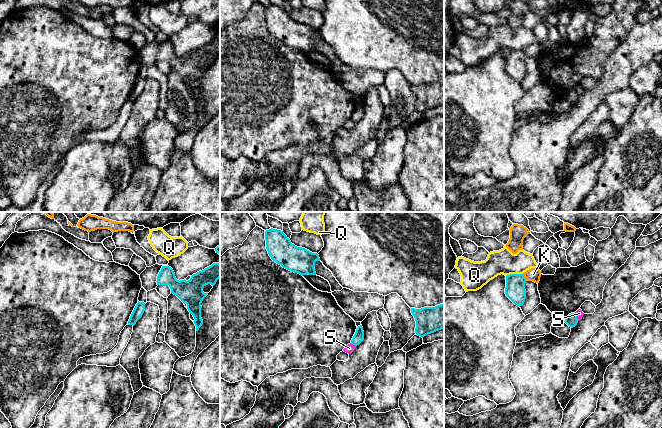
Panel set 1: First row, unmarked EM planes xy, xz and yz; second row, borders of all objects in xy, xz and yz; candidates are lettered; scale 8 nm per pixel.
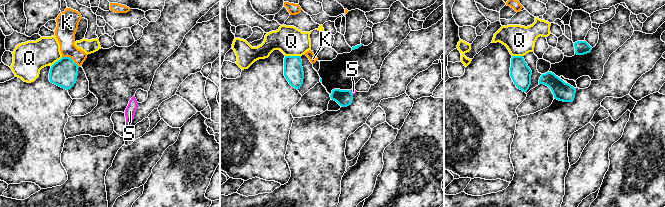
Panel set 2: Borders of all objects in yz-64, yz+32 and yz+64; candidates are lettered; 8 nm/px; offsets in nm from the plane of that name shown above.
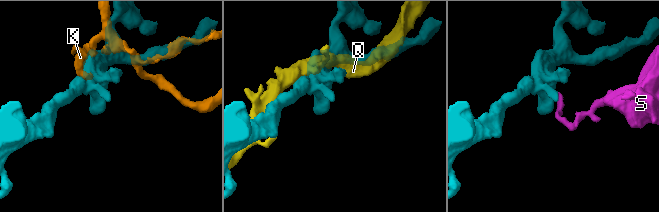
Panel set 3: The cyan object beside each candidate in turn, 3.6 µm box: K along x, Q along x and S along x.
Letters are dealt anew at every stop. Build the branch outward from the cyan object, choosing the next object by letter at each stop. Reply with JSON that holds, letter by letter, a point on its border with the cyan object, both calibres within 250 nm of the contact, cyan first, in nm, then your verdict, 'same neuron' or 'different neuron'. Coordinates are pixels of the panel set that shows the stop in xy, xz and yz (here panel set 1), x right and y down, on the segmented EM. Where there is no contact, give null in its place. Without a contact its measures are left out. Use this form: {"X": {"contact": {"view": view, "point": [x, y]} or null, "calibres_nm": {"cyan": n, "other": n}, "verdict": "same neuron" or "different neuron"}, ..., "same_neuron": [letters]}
{"K": {"contact": {"view": "yz", "point": [524, 277]}, "calibres_nm": {"cyan": 160, "other": 110}, "verdict": "different neuron"}, "Q": {"contact": {"view": "yz", "point": [514, 274]}, "calibres_nm": {"cyan": 160, "other": 190}, "verdict": "different neuron"}, "S": {"contact": {"view": "yz", "point": [576, 316]}, "calibres_nm": {"cyan": 100, "other": 60}, "verdict": "different neuron"}, "same_neuron": []}

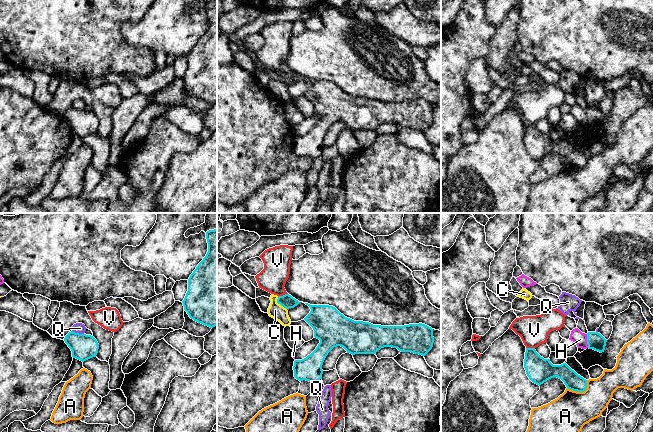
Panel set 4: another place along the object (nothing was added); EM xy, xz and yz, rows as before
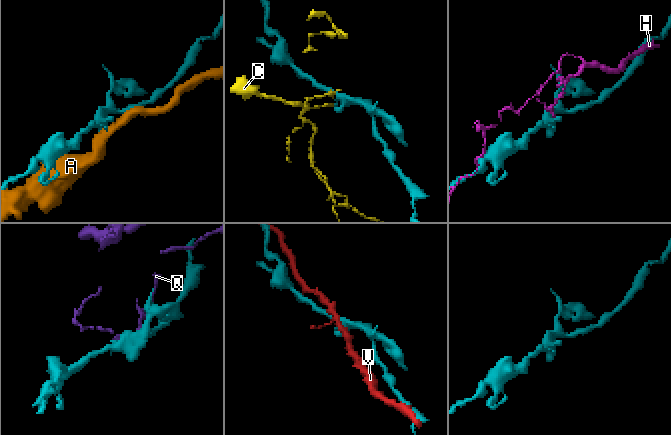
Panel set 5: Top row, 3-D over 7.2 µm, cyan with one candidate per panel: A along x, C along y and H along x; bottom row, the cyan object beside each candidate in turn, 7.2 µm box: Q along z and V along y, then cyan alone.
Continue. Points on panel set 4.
{"A": {"contact": {"view": "yz", "point": [580, 391]}, "calibres_nm": {"cyan": 140, "other": 300}, "verdict": "different neuron"}, "C": {"contact": {"view": "xz", "point": [279, 303]}, "calibres_nm": {"cyan": 110, "other": 120}, "verdict": "different neuron"}, "H": {"contact": {"view": "yz", "point": [587, 341]}, "calibres_nm": {"cyan": 140, "other": 110}, "verdict": "different neuron"}, "Q": {"contact": {"view": "xy", "point": [78, 333]}, "calibres_nm": {"cyan": 200, "other": 90}, "verdict": "different neuron"}, "V": {"contact": {"view": "xz", "point": [283, 295]}, "calibres_nm": {"cyan": 110, "other": 220}, "verdict": "different neuron"}, "same_neuron": []}

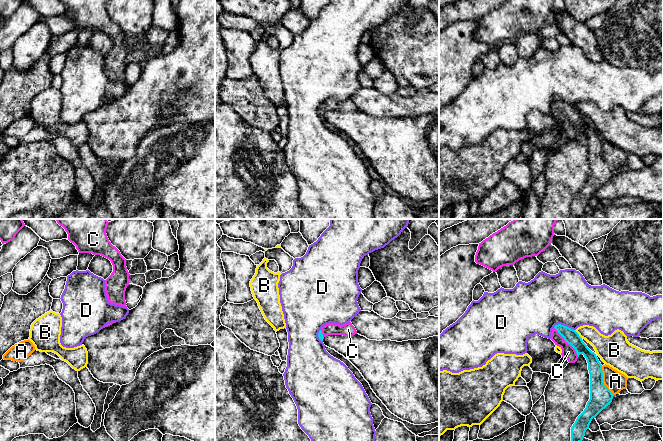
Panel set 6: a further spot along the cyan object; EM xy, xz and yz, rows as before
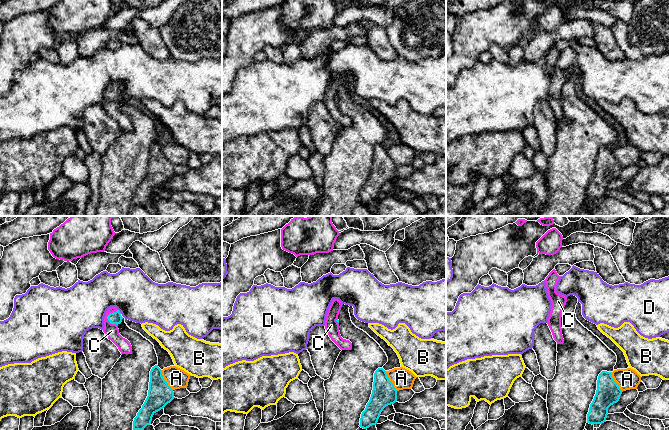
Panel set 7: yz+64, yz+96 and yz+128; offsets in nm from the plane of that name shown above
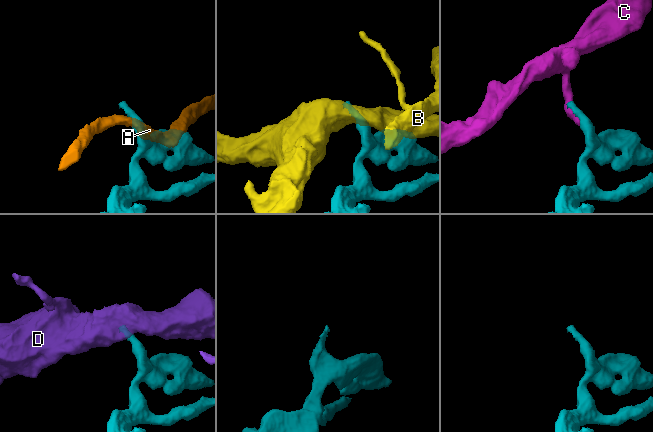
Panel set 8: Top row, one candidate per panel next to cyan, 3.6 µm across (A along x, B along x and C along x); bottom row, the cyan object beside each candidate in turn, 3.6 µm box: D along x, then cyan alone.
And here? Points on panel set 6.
{"A": {"contact": {"view": "yz", "point": [602, 381]}, "calibres_nm": {"cyan": 180, "other": 160}, "verdict": "different neuron"}, "B": {"contact": {"view": "yz", "point": [578, 334]}, "calibres_nm": {"cyan": 110, "other": 190}, "verdict": "different neuron"}, "C": {"contact": {"view": "yz", "point": [567, 342]}, "calibres_nm": {"cyan": 110, "other": 110}, "verdict": "same neuron"}, "D": {"contact": {"view": "yz", "point": [563, 325]}, "calibres_nm": {"cyan": 110, "other": 420}, "verdict": "different neuron"}, "same_neuron": ["C"]}

